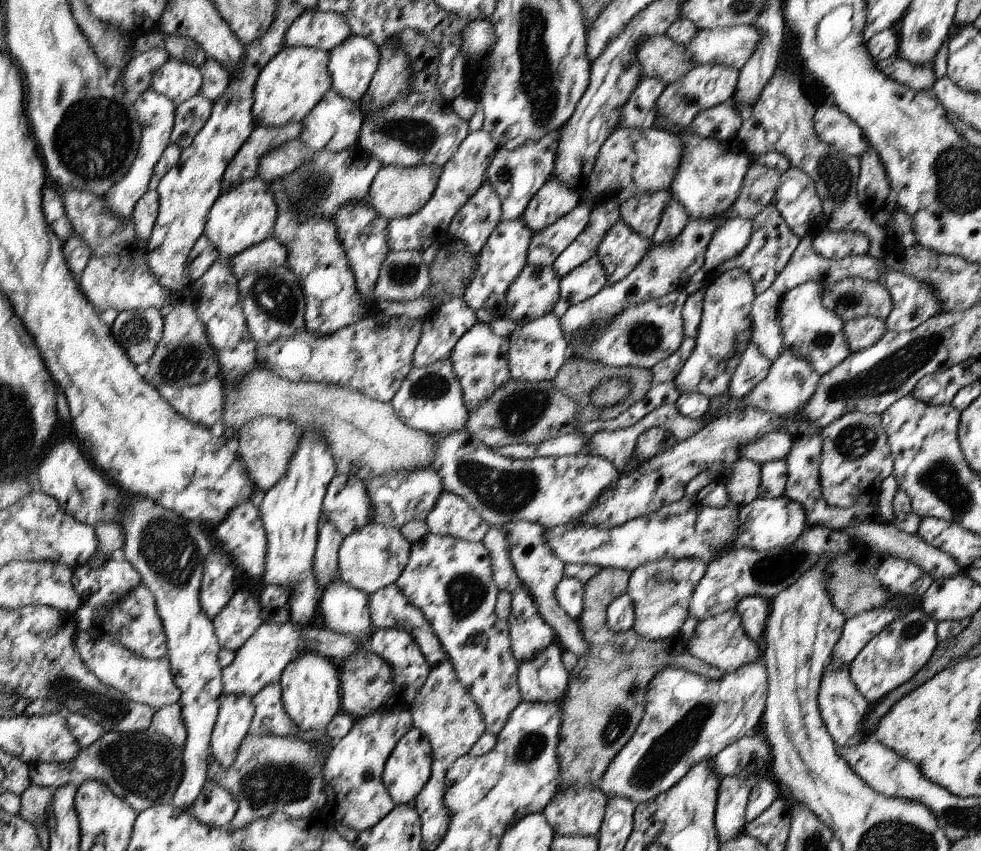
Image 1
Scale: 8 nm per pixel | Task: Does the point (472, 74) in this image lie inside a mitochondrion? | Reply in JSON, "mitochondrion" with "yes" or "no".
{"mitochondrion":"no"}

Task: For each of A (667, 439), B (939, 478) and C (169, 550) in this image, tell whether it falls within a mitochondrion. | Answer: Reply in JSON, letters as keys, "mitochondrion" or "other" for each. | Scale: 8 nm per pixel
{"A":"other","B":"mitochondrion","C":"mitochondrion"}

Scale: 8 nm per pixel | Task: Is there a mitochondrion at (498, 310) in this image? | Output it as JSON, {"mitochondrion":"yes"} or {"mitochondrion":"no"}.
{"mitochondrion":"no"}

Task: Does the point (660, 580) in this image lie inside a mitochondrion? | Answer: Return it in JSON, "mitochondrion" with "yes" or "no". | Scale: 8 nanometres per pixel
{"mitochondrion":"yes"}

